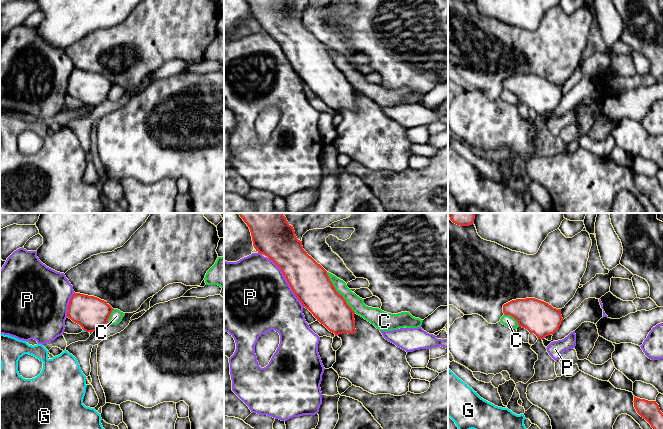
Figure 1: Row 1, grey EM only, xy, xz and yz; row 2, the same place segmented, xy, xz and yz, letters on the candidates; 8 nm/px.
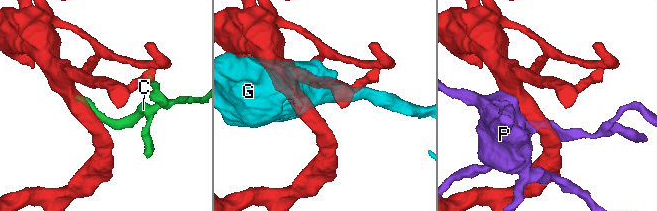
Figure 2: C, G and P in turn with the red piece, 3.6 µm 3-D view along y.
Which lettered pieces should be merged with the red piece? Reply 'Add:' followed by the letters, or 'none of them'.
Add: none of them

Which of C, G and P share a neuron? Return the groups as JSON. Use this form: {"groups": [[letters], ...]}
{"groups": [["C"], ["G"], ["P"]]}

